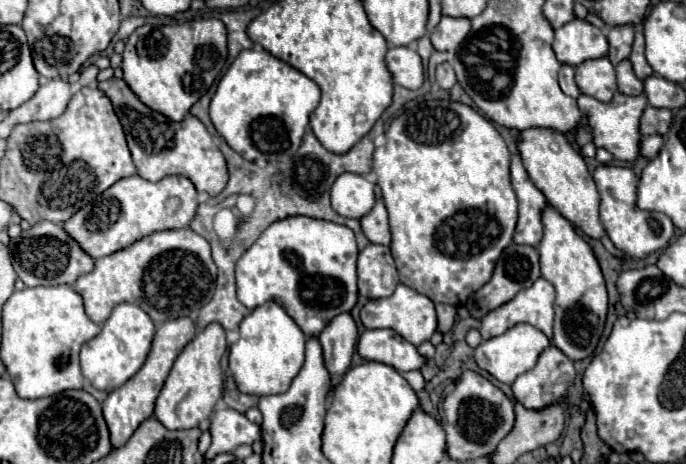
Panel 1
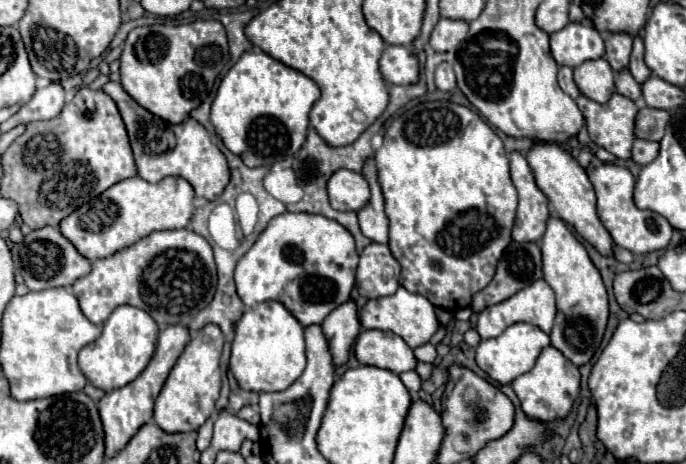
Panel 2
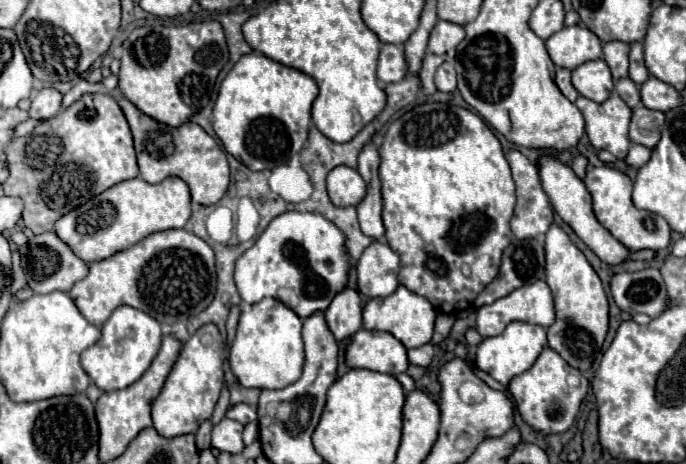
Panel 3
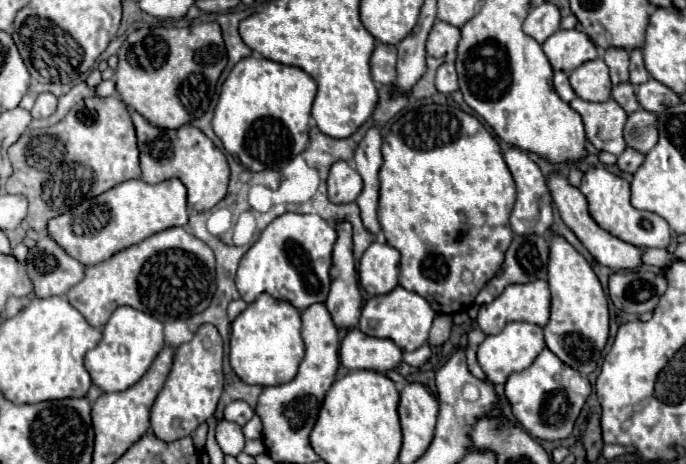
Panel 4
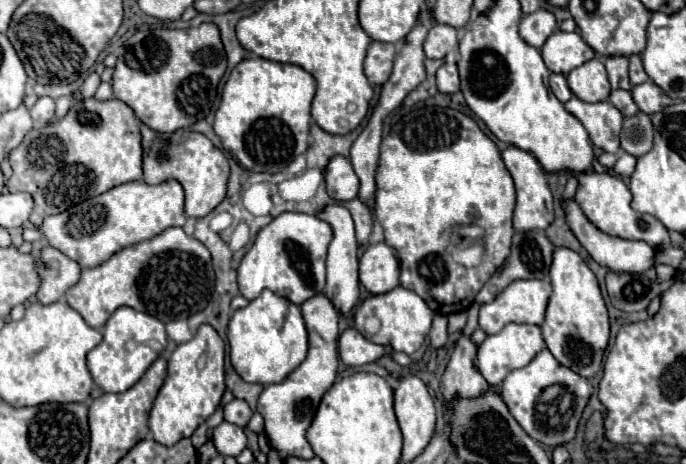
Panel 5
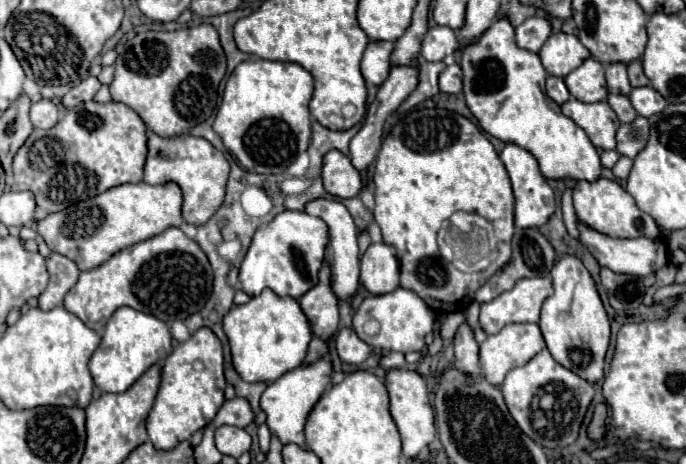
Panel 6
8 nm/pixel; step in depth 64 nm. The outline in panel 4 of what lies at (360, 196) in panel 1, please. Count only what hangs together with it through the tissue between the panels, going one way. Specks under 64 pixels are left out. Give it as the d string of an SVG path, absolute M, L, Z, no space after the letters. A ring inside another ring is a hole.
M336 162L328 174L328 196L334 204L348 204L362 192L362 178L350 162Z

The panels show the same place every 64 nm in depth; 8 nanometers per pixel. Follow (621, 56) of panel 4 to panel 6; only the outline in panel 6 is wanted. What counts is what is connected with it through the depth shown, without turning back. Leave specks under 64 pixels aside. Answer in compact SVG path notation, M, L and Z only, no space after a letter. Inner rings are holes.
M624 62L606 64L604 70L606 70L606 80L608 80L608 92L630 94L632 86L628 82L628 74L626 74L626 64Z

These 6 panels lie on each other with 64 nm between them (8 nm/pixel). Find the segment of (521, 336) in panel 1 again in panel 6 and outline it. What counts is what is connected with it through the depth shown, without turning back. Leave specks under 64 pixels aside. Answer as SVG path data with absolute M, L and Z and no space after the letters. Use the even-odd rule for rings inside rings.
M508 324L480 344L482 374L490 384L500 386L512 368L524 366L544 346L538 324Z

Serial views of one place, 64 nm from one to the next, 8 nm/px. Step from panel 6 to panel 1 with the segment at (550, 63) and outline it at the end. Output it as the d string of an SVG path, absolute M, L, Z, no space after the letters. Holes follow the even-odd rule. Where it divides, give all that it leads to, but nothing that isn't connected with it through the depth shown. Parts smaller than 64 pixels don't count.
M574 18L572 22L556 30L552 48L562 64L578 66L590 58L602 58L608 54L606 36L586 20Z

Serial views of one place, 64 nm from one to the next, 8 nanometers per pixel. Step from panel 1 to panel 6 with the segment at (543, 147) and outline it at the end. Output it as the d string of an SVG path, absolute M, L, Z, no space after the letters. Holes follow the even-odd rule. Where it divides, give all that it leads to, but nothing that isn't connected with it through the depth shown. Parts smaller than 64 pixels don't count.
M578 222L580 230L580 242L588 248L588 252L598 260L600 266L610 268L612 272L620 274L632 274L632 276L648 276L654 274L660 266L668 264L668 246L664 240L644 240L644 238L632 238L632 240L620 240L610 238L606 234L596 232L594 228Z

